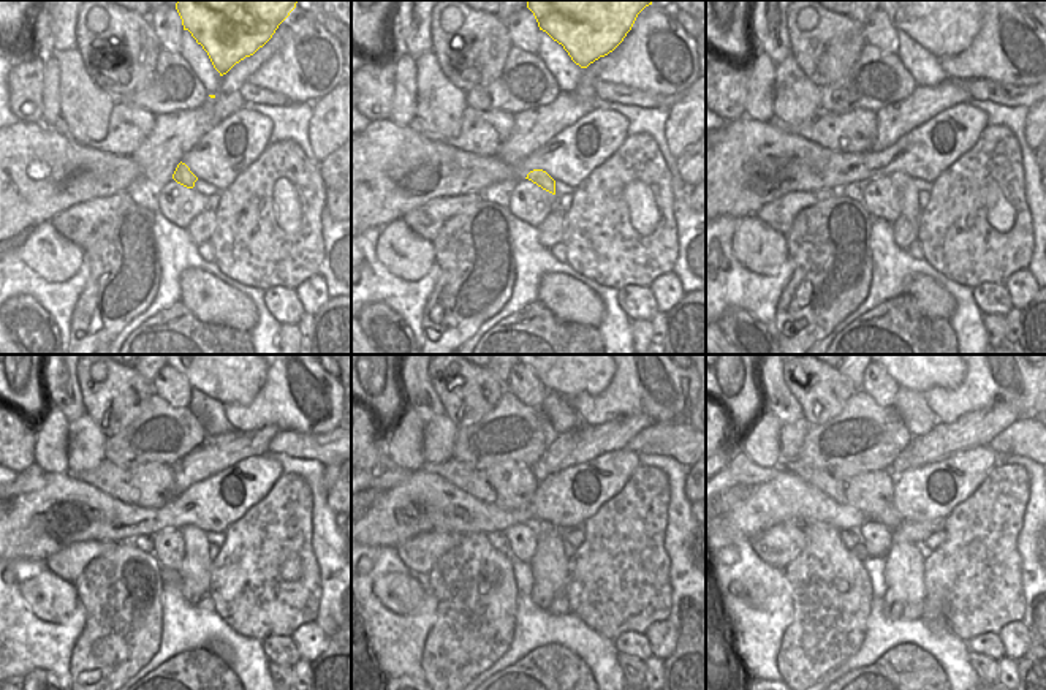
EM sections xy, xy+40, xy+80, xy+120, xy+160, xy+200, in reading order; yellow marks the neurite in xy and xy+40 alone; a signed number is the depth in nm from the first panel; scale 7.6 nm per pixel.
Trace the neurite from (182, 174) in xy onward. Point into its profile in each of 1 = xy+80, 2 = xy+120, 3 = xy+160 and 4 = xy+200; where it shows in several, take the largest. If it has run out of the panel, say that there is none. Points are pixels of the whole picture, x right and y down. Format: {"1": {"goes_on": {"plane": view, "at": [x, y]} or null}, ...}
{"1": {"goes_on": {"plane": "xy+80", "at": [904, 185]}}, "2": {"goes_on": {"plane": "xy+120", "at": [197, 564]}}, "3": {"goes_on": {"plane": "xy+160", "at": [549, 564]}}, "4": {"goes_on": {"plane": "xy+200", "at": [904, 567]}}}

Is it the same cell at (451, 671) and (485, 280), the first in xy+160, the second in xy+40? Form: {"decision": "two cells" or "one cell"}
{"decision": "one cell"}

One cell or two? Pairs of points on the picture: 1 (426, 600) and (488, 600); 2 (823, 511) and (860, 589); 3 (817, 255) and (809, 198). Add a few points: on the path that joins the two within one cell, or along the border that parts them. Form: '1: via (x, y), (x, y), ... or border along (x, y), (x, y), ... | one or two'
1: border along (428, 573), (437, 621), (426, 636) | two
2: border along (804, 521), (823, 521), (839, 530) | two
3: border along (836, 192), (825, 200), (806, 206), (787, 233) | two

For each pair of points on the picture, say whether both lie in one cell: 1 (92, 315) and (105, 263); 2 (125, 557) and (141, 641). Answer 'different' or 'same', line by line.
1: same
2: same

